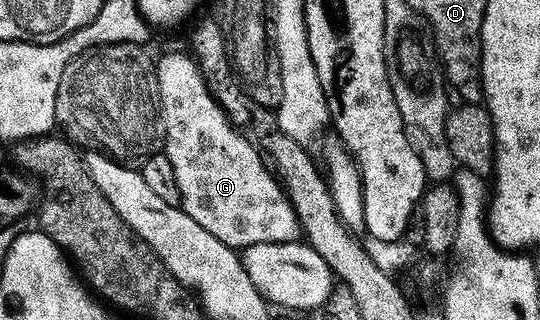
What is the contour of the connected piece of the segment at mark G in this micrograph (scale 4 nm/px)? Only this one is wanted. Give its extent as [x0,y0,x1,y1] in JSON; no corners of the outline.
[155,51,300,250]

